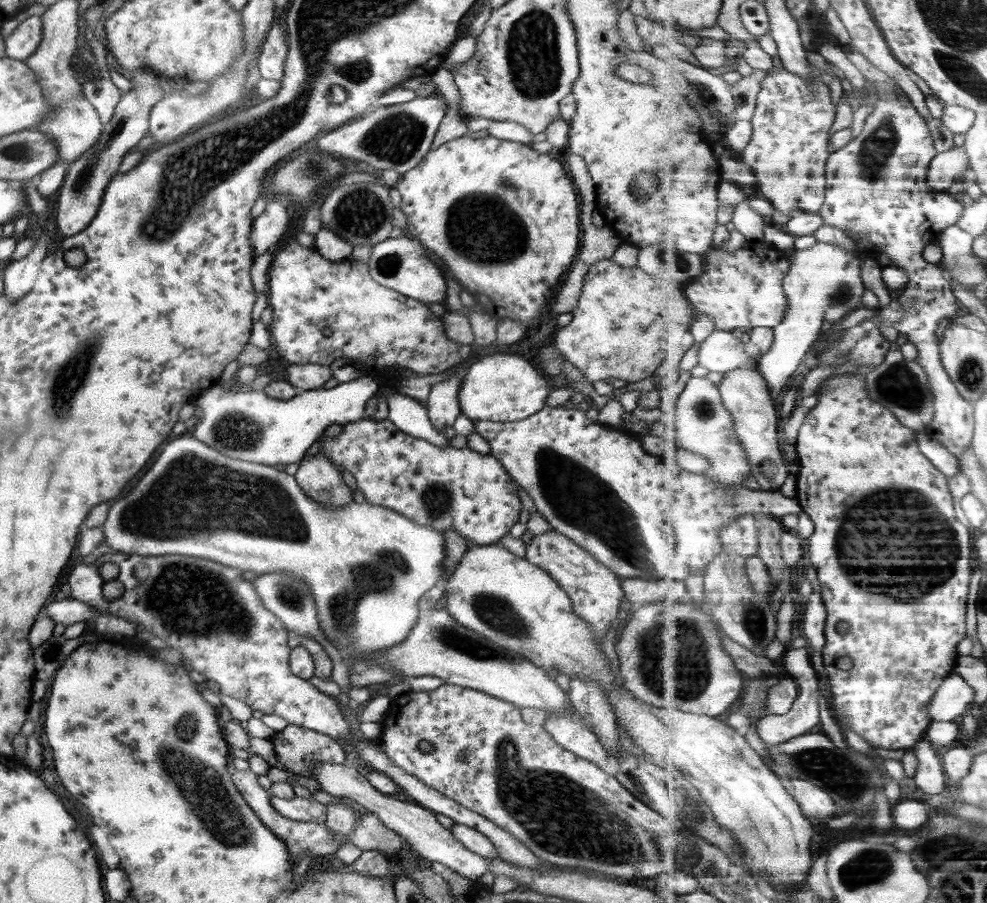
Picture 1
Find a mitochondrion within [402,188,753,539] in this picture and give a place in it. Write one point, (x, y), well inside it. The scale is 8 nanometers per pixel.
(480, 228)

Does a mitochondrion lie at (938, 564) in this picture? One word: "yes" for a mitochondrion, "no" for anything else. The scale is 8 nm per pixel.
yes

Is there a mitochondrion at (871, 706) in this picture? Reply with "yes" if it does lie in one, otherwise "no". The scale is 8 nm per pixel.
no

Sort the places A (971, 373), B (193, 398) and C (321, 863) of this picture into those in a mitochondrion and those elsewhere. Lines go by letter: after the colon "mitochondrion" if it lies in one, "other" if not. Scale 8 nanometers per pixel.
A: mitochondrion
B: other
C: other

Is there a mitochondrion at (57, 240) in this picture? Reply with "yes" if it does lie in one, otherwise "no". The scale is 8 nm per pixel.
no

